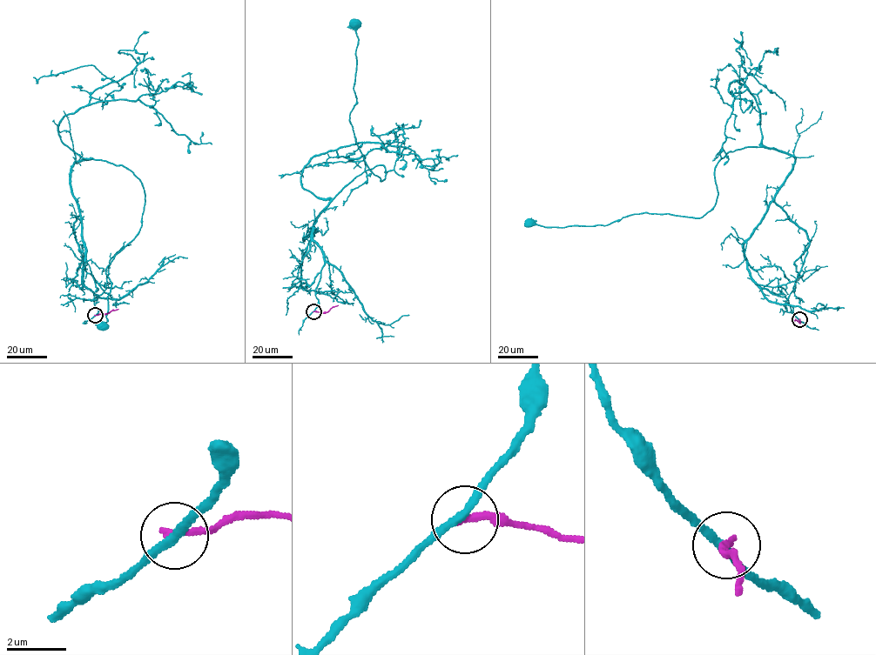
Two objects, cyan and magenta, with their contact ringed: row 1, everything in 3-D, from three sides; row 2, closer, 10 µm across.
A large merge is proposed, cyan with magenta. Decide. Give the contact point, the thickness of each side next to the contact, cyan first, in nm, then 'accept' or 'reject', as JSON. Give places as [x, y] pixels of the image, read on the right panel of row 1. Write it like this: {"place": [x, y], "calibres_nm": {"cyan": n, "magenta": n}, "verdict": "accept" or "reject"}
{"place": [799, 319], "calibres_nm": {"cyan": 240, "magenta": 240}, "verdict": "reject"}

